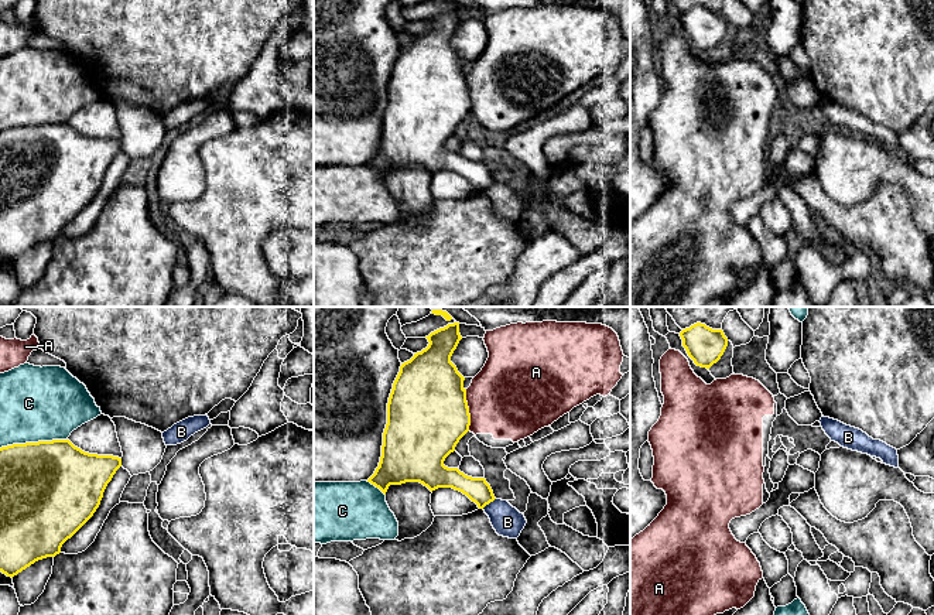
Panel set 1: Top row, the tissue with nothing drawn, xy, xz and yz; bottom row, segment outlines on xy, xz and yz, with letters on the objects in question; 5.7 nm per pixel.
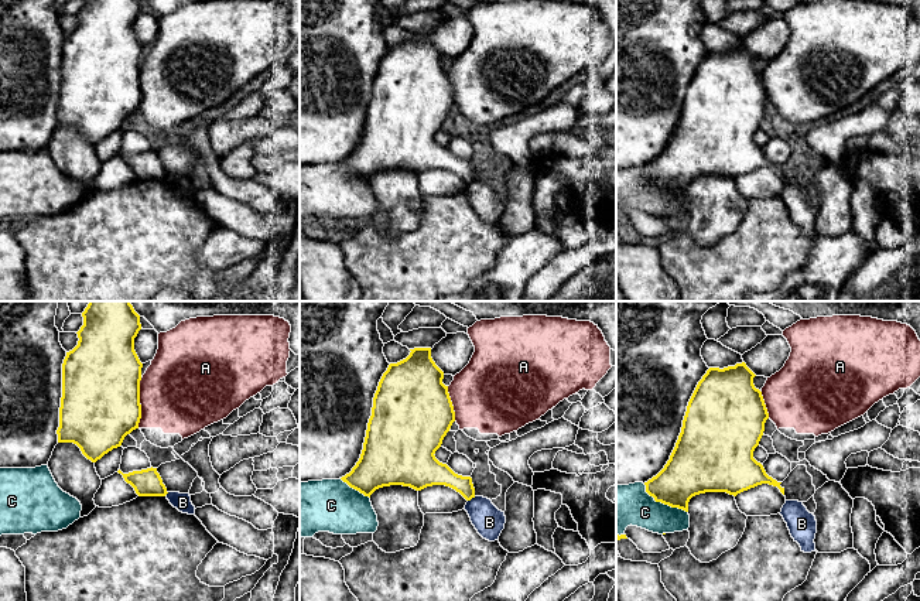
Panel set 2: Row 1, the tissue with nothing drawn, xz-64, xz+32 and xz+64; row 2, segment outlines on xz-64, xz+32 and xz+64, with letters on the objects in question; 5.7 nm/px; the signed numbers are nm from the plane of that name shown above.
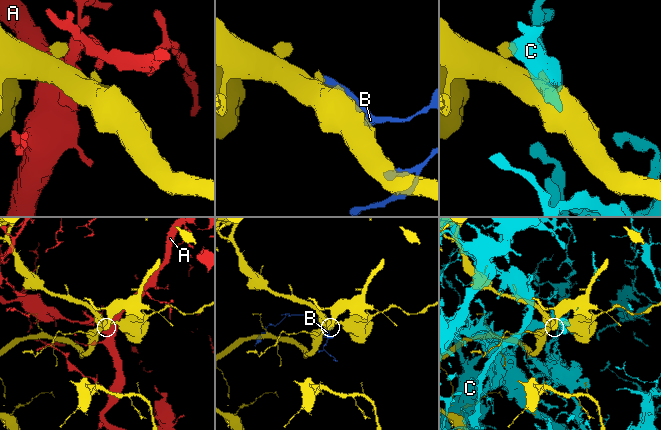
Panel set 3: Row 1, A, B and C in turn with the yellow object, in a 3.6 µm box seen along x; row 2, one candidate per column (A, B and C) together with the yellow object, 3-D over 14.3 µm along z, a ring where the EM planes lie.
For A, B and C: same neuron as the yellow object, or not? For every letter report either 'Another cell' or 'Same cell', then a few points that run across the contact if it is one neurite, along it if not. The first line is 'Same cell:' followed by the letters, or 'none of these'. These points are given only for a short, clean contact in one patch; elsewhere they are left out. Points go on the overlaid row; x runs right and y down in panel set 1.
Same cell: none of these
A: Another cell
B: Another cell. Line: xz (495, 498), (482, 508)
C: Another cell

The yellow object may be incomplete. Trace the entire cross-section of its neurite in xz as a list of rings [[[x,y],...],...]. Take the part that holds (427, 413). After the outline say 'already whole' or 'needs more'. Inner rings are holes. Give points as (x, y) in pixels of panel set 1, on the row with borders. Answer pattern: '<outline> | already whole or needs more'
[[[459,322],[448,324],[425,338],[430,342],[428,346],[421,352],[414,353],[410,361],[401,363],[400,372],[393,383],[387,403],[387,424],[383,433],[380,462],[367,482],[379,488],[384,495],[390,485],[401,485],[406,482],[420,482],[431,492],[438,488],[452,488],[466,495],[479,509],[483,509],[496,499],[486,479],[472,478],[458,468],[448,468],[444,465],[445,458],[455,451],[456,444],[469,431],[471,426],[466,389],[463,387],[465,377],[451,362],[451,356],[462,339]]] | already whole

